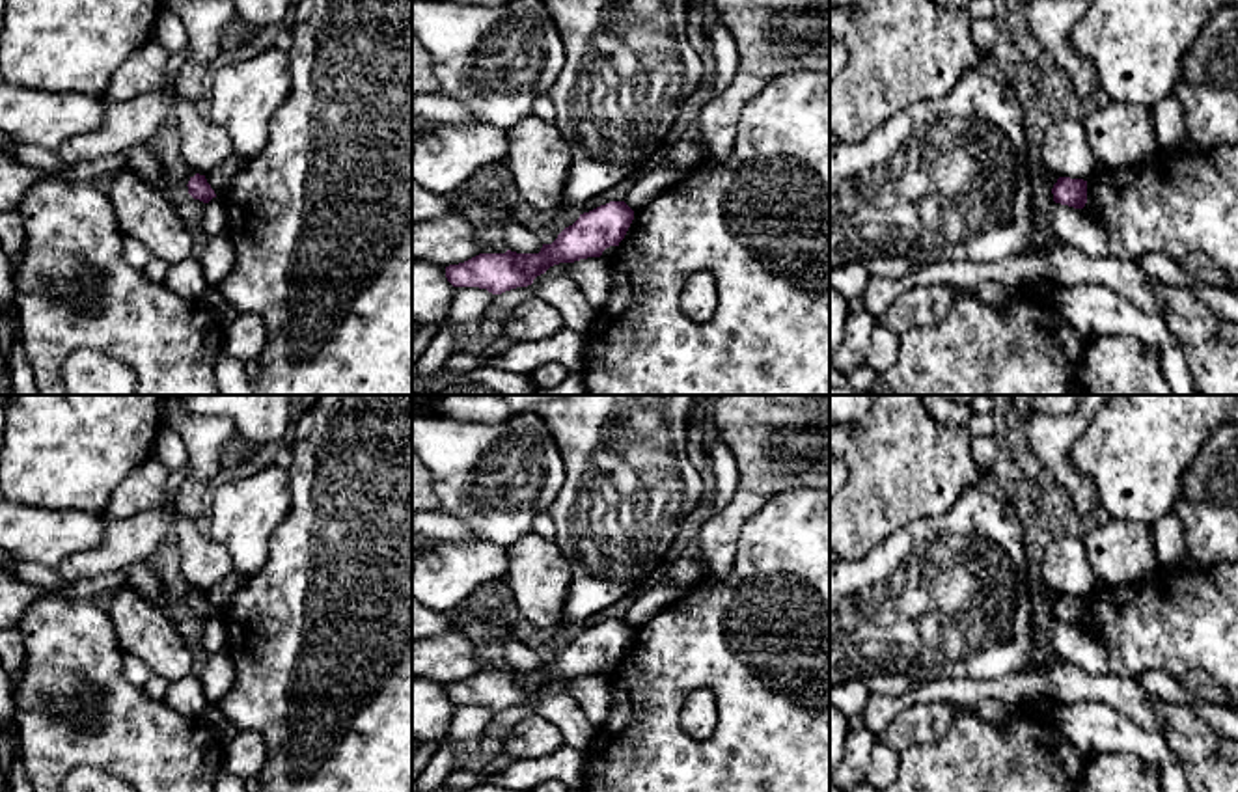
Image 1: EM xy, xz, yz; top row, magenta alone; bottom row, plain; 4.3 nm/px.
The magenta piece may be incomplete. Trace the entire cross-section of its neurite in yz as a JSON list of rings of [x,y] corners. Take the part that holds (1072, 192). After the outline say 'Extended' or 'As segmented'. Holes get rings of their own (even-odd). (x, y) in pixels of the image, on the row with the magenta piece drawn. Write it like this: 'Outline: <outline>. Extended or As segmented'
Outline: [[[1059,177],[1052,194],[1055,203],[1083,209],[1087,203],[1087,181]]]. As segmented

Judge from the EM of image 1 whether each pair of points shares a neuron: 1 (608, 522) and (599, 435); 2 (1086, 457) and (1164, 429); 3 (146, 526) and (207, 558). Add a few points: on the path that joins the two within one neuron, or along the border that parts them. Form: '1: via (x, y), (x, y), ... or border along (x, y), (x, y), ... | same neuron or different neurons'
1: via (608, 500), (608, 457) | same neuron
2: via (1104, 453), (1130, 451), (1145, 436) | same neuron
3: via (161, 526), (176, 526), (192, 543) | same neuron

